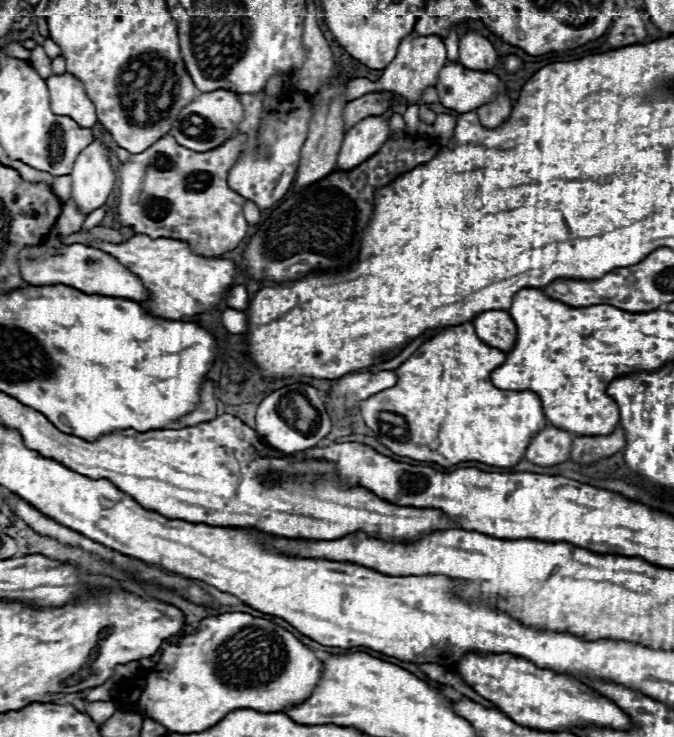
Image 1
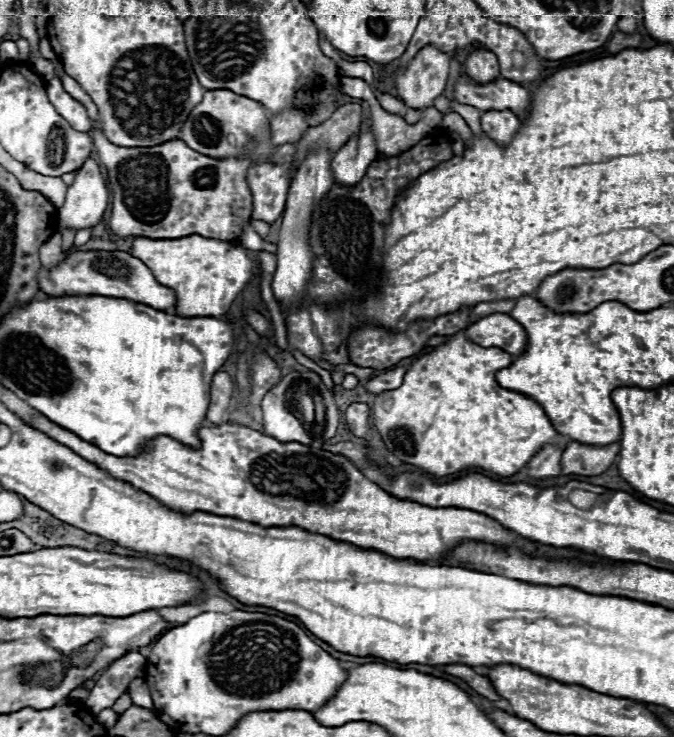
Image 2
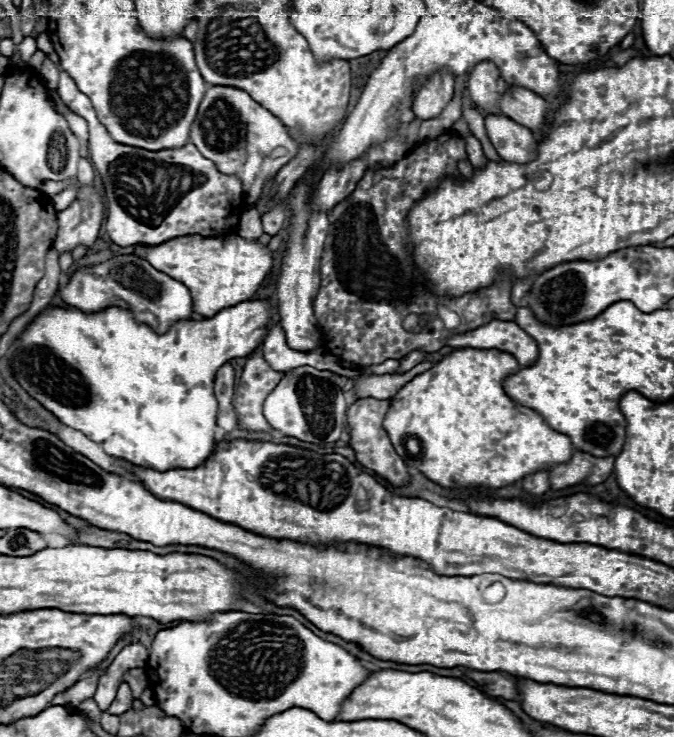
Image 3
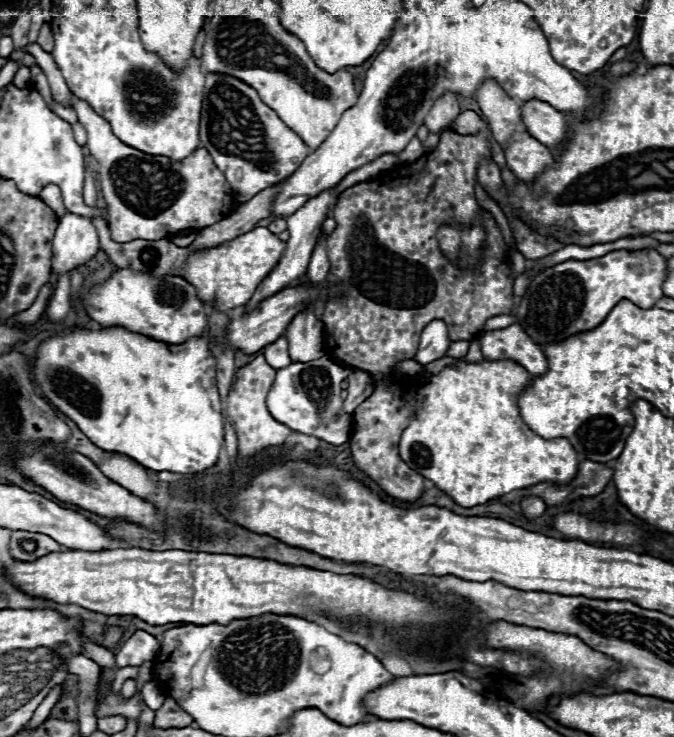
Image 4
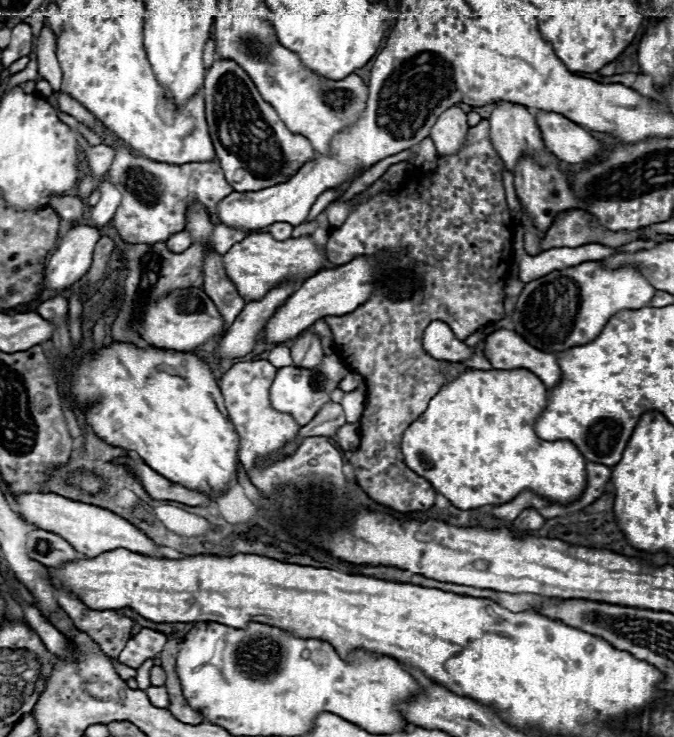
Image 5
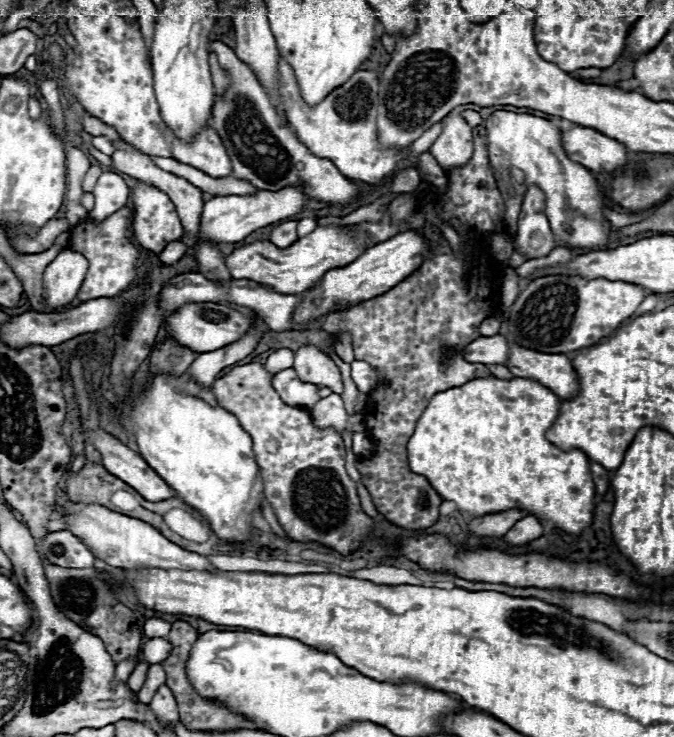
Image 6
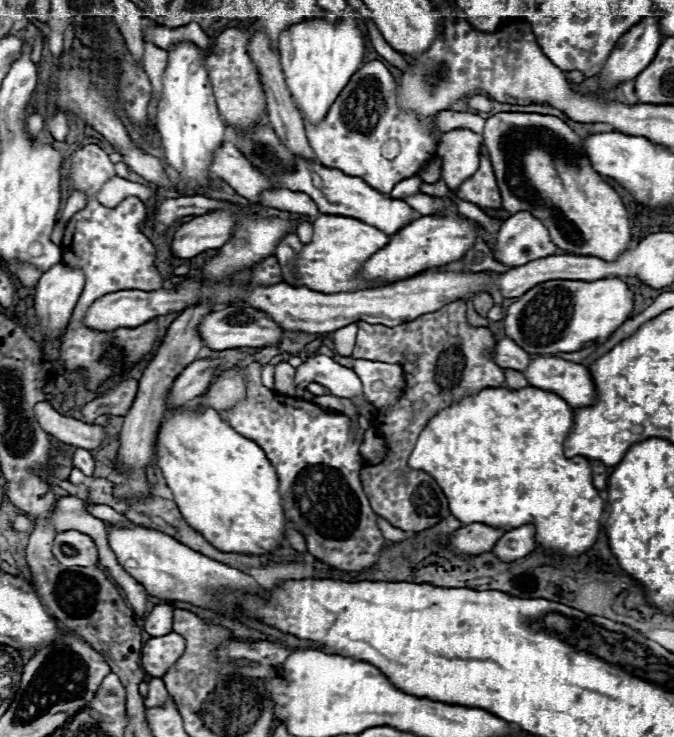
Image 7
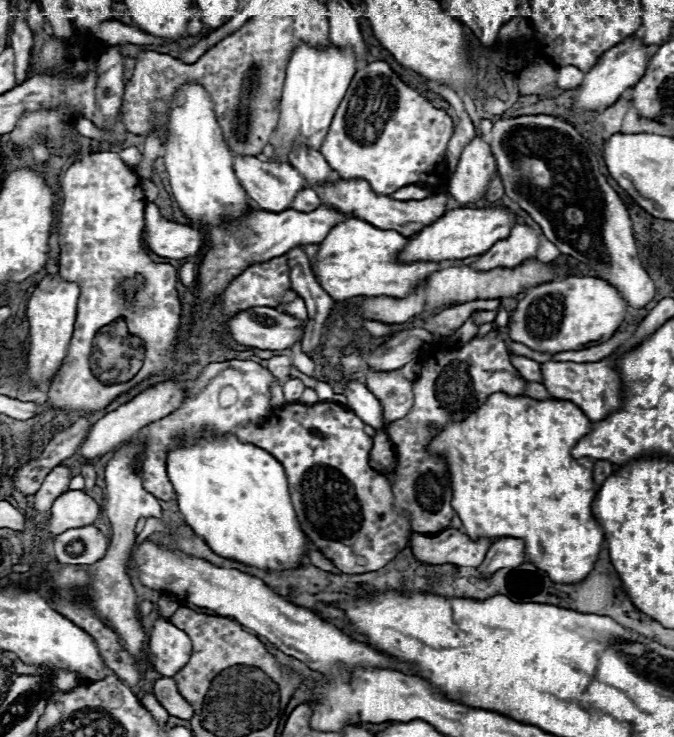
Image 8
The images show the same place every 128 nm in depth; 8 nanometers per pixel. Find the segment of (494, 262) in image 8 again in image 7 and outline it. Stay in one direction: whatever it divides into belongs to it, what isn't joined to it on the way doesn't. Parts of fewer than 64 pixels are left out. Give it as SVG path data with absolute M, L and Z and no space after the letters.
M522 210L504 220L498 234L496 258L506 266L522 266L552 256L556 248L558 246L552 242L548 228L530 212Z

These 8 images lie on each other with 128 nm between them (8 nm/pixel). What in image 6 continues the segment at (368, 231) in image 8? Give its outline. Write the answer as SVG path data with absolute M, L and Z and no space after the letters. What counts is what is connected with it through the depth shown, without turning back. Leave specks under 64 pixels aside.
M338 224L316 226L316 230L298 238L288 248L278 248L268 240L256 240L252 244L244 244L242 248L236 248L228 256L226 260L228 270L236 280L242 278L252 280L280 294L302 294L304 290L314 286L328 270L350 264L368 248L364 238L354 238L348 232L342 232L340 228L342 226Z

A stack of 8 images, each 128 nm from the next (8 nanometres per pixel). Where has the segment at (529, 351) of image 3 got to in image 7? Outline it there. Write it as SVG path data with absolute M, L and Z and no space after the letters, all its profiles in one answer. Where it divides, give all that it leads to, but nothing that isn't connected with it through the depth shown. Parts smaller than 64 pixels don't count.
M538 356L530 358L530 364L526 370L522 370L522 374L532 386L558 394L572 408L590 406L596 400L594 382L588 368L582 364L574 364L556 356Z

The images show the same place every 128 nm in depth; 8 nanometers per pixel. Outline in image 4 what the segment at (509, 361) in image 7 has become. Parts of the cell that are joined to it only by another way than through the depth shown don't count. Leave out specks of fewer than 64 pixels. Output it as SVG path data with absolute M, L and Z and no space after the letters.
M432 320L424 332L422 332L422 338L420 338L420 346L418 346L418 352L414 356L414 360L422 366L442 358L446 354L450 346L450 338L448 338L448 328L442 320Z

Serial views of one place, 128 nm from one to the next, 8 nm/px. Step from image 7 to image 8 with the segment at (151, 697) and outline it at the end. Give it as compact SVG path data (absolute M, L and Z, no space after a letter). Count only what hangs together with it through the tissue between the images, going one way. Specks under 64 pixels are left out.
M162 676L160 680L154 682L154 696L156 700L168 710L170 716L176 716L180 720L190 720L190 704L178 694L178 688L174 686L172 678Z

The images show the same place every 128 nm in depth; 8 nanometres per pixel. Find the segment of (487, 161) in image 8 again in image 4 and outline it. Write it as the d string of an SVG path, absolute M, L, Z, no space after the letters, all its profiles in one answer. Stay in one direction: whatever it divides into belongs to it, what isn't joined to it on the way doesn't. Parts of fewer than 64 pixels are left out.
M446 92L446 94L442 94L434 102L434 106L430 108L428 116L424 118L424 124L428 126L430 132L440 132L444 126L448 126L450 122L454 122L458 114L460 114L460 108L458 108L456 94Z

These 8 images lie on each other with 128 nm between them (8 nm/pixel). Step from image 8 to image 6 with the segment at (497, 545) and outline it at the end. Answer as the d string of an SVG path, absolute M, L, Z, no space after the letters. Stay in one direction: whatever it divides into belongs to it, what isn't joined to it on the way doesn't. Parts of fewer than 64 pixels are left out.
M526 516L526 518L518 520L518 522L506 532L504 540L506 540L508 544L520 546L520 544L528 544L530 540L534 540L534 538L538 538L538 536L542 536L542 524L538 522L536 516Z

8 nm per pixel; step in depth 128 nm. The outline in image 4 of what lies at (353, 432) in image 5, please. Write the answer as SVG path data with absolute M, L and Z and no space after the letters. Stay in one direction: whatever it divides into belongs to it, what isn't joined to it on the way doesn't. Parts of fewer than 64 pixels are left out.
M328 356L310 362L294 362L288 368L278 370L276 382L266 398L268 412L274 420L288 426L292 432L316 436L328 444L340 446L352 434L350 414L342 412L342 380L350 374L348 368L332 362Z

